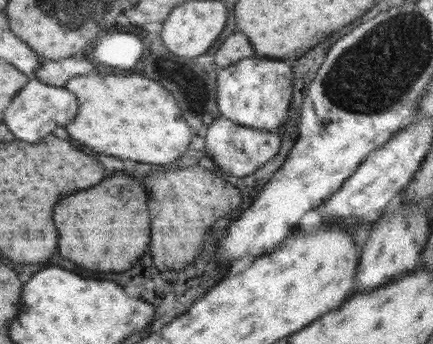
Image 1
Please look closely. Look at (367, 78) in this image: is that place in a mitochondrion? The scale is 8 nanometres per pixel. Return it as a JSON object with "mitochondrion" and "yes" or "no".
{"mitochondrion":"yes"}

